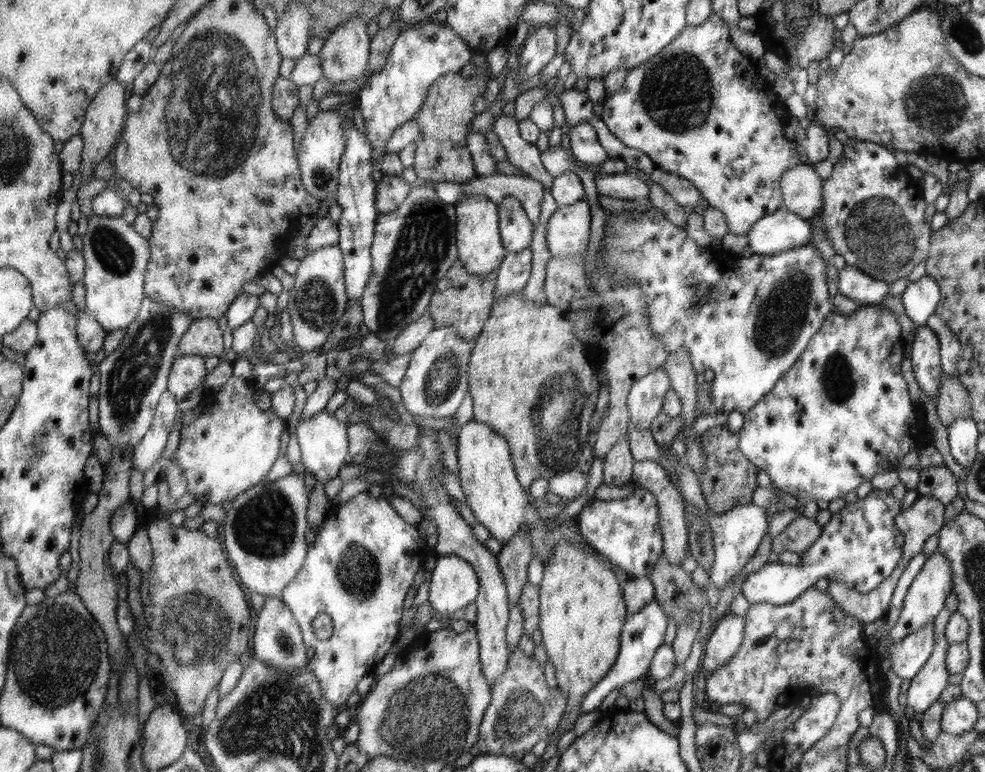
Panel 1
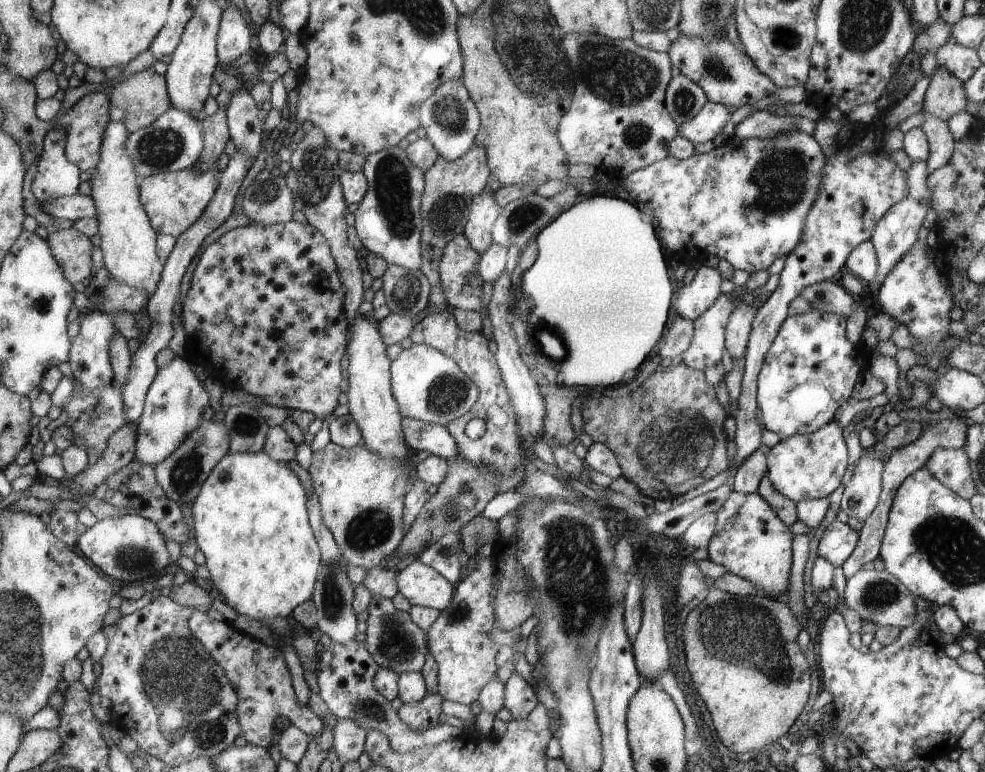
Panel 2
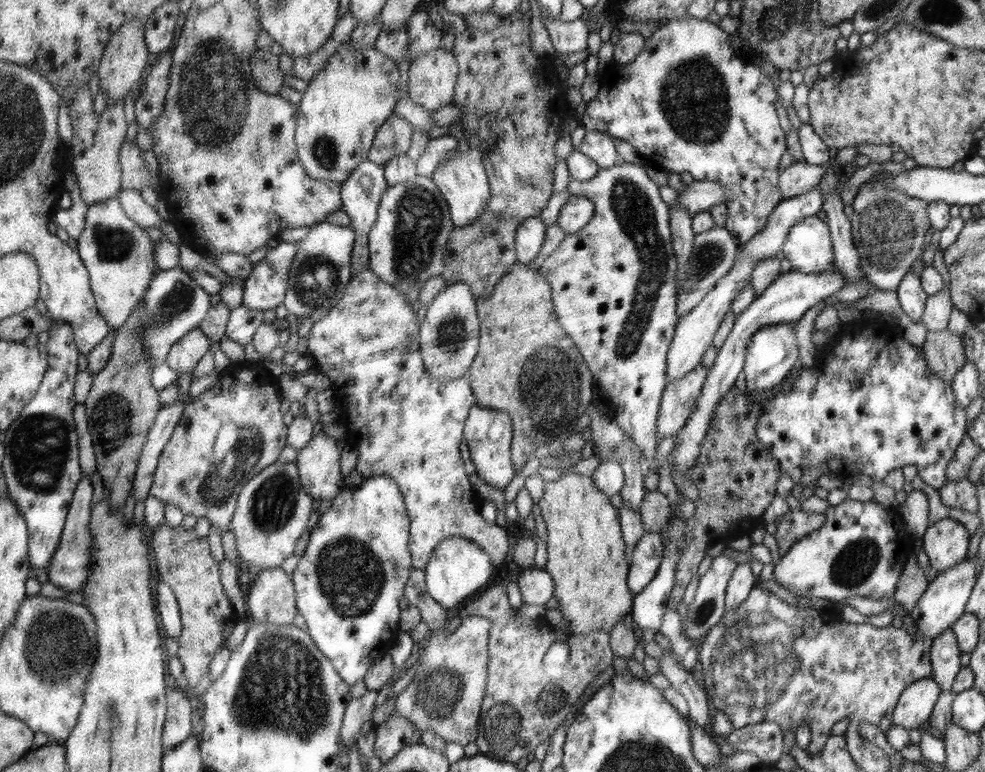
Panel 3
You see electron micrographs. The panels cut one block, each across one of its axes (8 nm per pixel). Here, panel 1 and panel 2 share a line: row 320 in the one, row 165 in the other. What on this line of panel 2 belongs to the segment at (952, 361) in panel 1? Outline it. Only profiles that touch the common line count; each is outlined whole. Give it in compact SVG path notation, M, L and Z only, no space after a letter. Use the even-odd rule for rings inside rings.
M924 113L925 121L921 126L924 134L927 136L929 144L929 155L925 160L928 166L928 173L938 170L944 166L954 152L955 140L948 129L948 123L940 120L931 114Z

